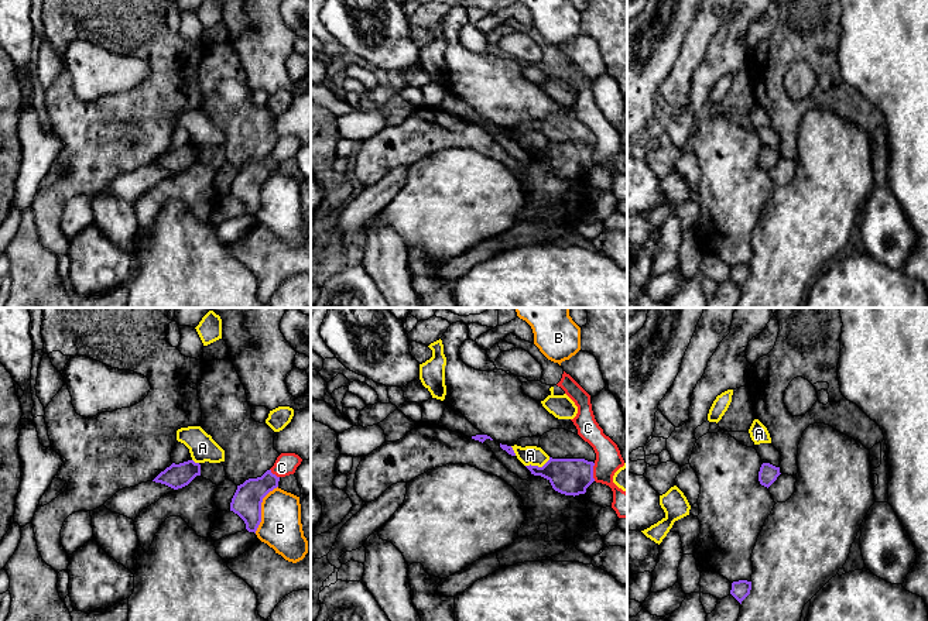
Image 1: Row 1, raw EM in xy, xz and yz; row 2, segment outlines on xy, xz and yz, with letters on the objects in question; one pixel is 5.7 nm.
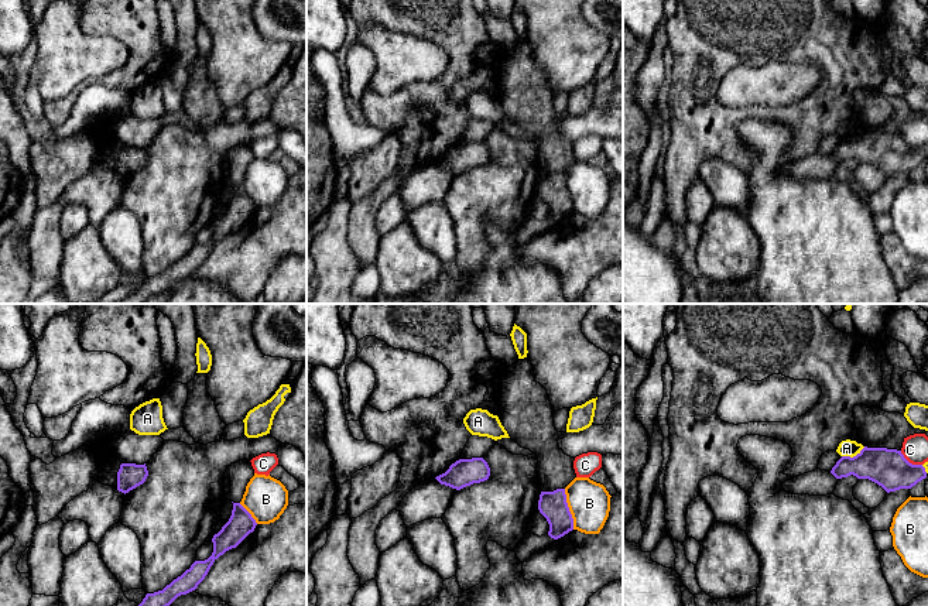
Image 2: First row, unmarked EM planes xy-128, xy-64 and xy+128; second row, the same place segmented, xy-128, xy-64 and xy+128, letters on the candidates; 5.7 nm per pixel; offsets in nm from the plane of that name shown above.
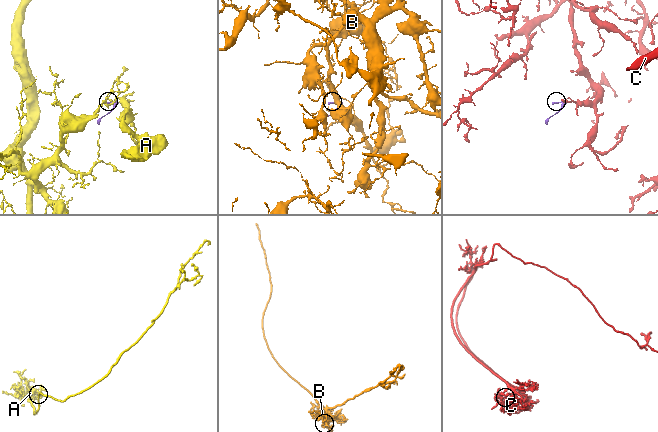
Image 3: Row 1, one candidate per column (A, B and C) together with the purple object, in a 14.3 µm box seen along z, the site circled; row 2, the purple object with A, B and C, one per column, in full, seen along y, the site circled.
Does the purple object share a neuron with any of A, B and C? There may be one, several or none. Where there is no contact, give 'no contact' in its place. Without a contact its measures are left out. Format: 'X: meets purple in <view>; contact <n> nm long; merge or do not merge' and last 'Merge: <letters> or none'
A: meets purple in xz; contact 150 nm long; merge
B: meets purple in xy; contact 300 nm long; do not merge
C: meets purple in xz; contact 100 nm long; do not merge
Merge: A

